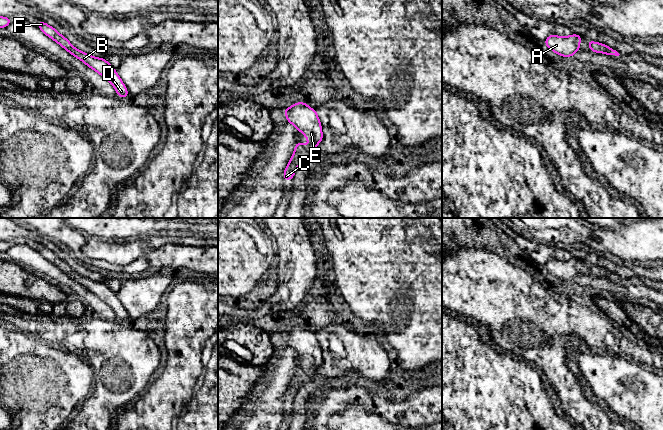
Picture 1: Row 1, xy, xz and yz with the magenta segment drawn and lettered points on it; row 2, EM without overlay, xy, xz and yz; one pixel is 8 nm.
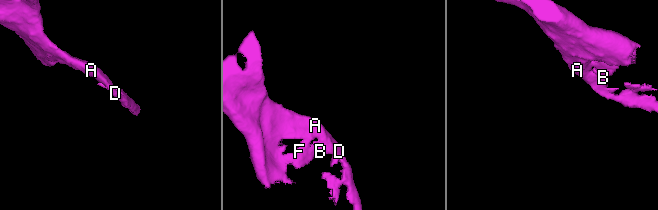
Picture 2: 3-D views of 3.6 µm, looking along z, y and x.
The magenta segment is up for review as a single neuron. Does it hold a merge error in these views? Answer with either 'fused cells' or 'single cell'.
single cell

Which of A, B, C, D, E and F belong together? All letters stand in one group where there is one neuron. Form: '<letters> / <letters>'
A B C D E F

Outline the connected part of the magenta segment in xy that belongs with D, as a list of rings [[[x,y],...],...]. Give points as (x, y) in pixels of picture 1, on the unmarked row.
[[[38,244],[37,250],[45,259],[58,267],[71,279],[75,280],[86,288],[89,292],[95,294],[104,303],[109,305],[117,316],[117,320],[121,322],[126,322],[129,319],[125,308],[117,298],[114,291],[112,291],[109,286],[103,282],[91,280],[85,276],[82,276],[75,272],[67,262],[62,260],[55,252]]]

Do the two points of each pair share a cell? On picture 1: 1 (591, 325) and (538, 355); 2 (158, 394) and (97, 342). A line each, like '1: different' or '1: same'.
1: same
2: different

